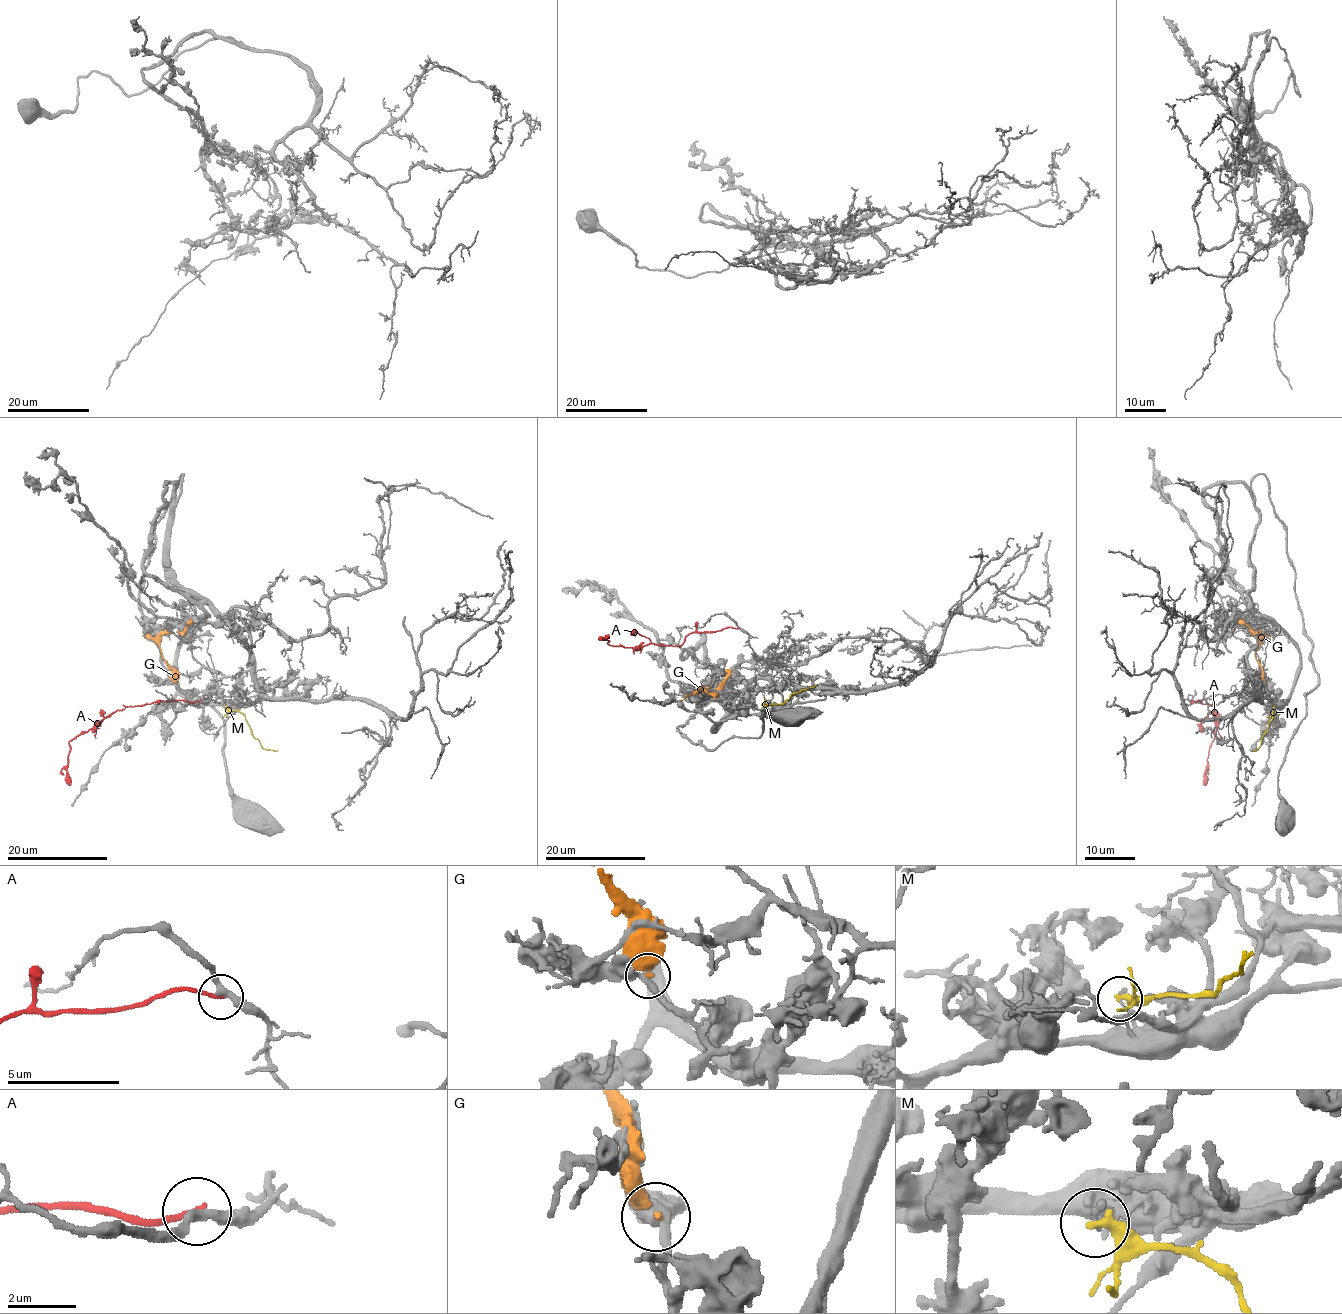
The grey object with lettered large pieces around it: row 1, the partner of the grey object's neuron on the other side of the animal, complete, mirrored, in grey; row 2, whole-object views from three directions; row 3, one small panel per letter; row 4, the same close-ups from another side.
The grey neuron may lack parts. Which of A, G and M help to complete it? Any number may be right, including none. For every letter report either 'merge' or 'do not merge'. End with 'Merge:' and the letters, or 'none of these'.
A: do not merge
G: do not merge
M: do not merge
Merge: none of these

